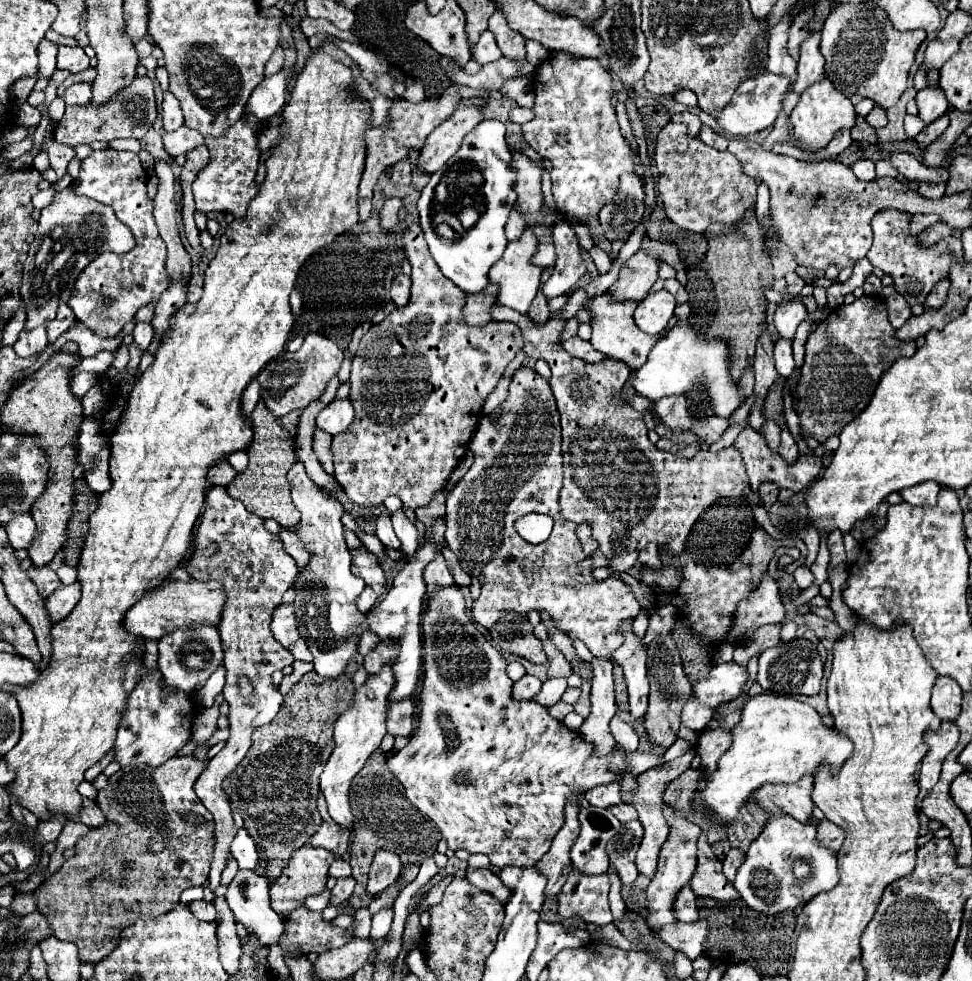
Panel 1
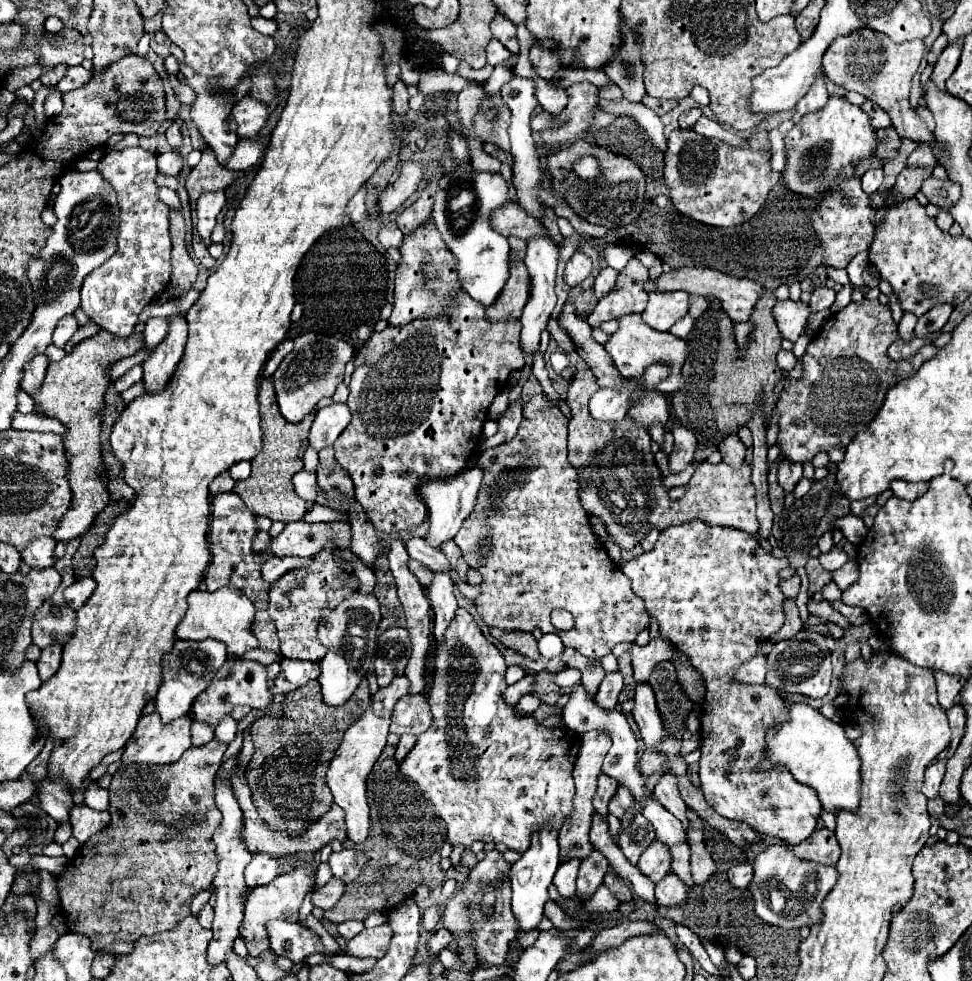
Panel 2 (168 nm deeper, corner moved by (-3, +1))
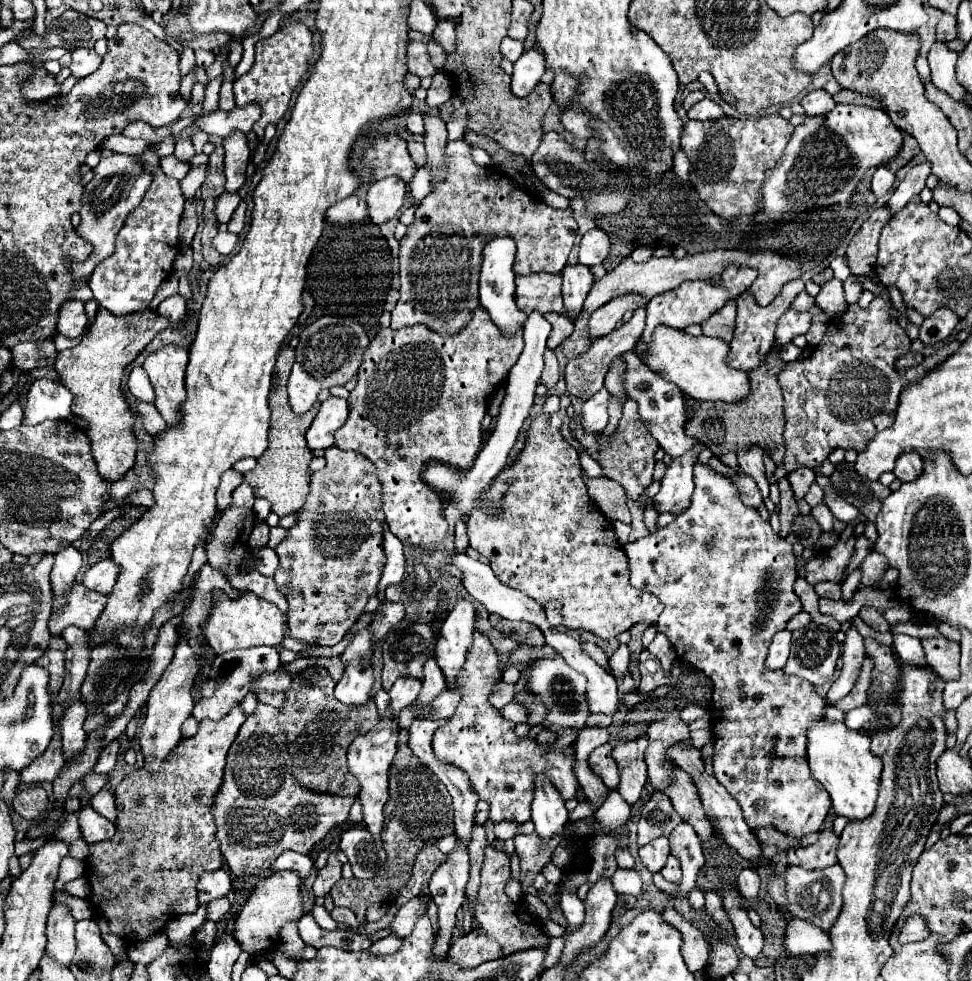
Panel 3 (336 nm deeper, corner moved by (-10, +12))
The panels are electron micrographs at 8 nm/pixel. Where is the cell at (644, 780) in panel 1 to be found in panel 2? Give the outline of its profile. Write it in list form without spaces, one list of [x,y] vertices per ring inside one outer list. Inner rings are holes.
[[[652,842],[648,846],[648,850],[640,856],[638,868],[654,884],[660,882],[660,878],[664,878],[668,874],[668,870],[670,870],[670,854],[668,854],[668,848],[662,842]]]

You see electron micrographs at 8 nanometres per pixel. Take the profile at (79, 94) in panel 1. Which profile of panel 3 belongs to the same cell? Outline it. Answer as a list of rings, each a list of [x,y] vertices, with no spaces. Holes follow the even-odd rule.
[[[75,49],[71,55],[73,55],[73,61],[69,69],[71,69],[71,75],[77,79],[87,77],[101,65],[101,57],[93,49]]]

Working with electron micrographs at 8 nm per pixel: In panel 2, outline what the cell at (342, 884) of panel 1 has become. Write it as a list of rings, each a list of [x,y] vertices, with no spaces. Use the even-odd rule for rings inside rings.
[[[330,878],[322,888],[316,888],[312,892],[314,906],[322,908],[322,910],[330,910],[344,894],[344,888],[346,888],[346,884],[340,878]]]

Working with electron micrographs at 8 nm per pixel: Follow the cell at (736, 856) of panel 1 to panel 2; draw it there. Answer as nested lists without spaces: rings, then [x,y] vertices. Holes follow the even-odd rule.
[[[748,862],[744,864],[736,864],[728,870],[728,882],[734,886],[734,888],[740,888],[740,890],[746,890],[748,884],[752,882],[752,876],[754,876],[754,870]]]

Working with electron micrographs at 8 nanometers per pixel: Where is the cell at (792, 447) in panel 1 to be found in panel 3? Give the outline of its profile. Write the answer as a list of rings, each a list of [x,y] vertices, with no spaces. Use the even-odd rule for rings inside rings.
[[[799,467],[799,469],[791,471],[787,479],[789,479],[789,483],[791,483],[793,491],[795,491],[795,497],[801,499],[807,493],[809,485],[815,481],[815,471],[809,469],[809,467]]]

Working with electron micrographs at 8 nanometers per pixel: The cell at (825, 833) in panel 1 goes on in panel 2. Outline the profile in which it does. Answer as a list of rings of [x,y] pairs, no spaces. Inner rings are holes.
[[[826,828],[814,830],[814,834],[808,840],[796,844],[792,848],[792,852],[800,860],[808,860],[808,862],[824,864],[824,866],[834,866],[838,862],[838,856],[840,856],[836,836],[834,836],[834,832],[830,832]]]

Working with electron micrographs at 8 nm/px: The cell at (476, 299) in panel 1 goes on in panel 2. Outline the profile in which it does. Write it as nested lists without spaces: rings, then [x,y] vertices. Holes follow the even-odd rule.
[[[520,248],[512,250],[514,262],[510,270],[510,278],[498,296],[496,304],[486,310],[486,318],[490,322],[508,322],[518,320],[522,316],[524,304],[528,302],[528,270],[524,268],[524,252]]]

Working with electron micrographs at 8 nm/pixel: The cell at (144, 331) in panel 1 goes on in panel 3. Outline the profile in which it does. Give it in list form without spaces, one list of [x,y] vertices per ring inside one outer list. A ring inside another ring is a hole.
[[[175,293],[173,297],[169,297],[169,299],[161,301],[161,305],[159,305],[157,313],[159,313],[161,317],[167,317],[171,323],[177,323],[177,321],[181,321],[181,319],[185,317],[185,313],[187,313],[185,299],[183,299],[181,295],[177,295],[177,293]]]

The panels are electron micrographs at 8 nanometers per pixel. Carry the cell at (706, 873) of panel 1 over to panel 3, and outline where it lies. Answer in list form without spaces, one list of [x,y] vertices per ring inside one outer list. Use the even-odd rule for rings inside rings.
[[[675,769],[675,785],[671,785],[671,789],[665,789],[665,795],[671,799],[681,819],[687,821],[697,831],[699,839],[703,843],[709,841],[713,835],[713,827],[703,813],[703,805],[691,775],[685,773],[683,769]]]

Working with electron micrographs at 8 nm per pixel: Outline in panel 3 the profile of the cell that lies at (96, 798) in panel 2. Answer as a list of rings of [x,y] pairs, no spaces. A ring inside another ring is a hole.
[[[101,789],[97,795],[93,795],[91,807],[103,817],[107,817],[111,823],[115,823],[115,793]]]

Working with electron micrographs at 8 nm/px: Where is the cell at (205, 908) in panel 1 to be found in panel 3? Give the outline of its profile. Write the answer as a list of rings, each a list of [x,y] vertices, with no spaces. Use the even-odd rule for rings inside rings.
[[[219,897],[219,899],[213,899],[209,905],[207,905],[207,919],[211,921],[223,921],[225,915],[231,911],[231,903],[227,897]]]

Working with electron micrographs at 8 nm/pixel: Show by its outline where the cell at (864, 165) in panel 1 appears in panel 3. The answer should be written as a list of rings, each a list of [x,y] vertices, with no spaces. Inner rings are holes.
[[[881,165],[881,167],[877,167],[877,171],[875,171],[875,175],[873,175],[871,189],[873,189],[873,193],[875,193],[877,197],[883,197],[883,195],[885,195],[885,193],[891,189],[893,181],[895,181],[893,171],[891,171],[889,167]]]

